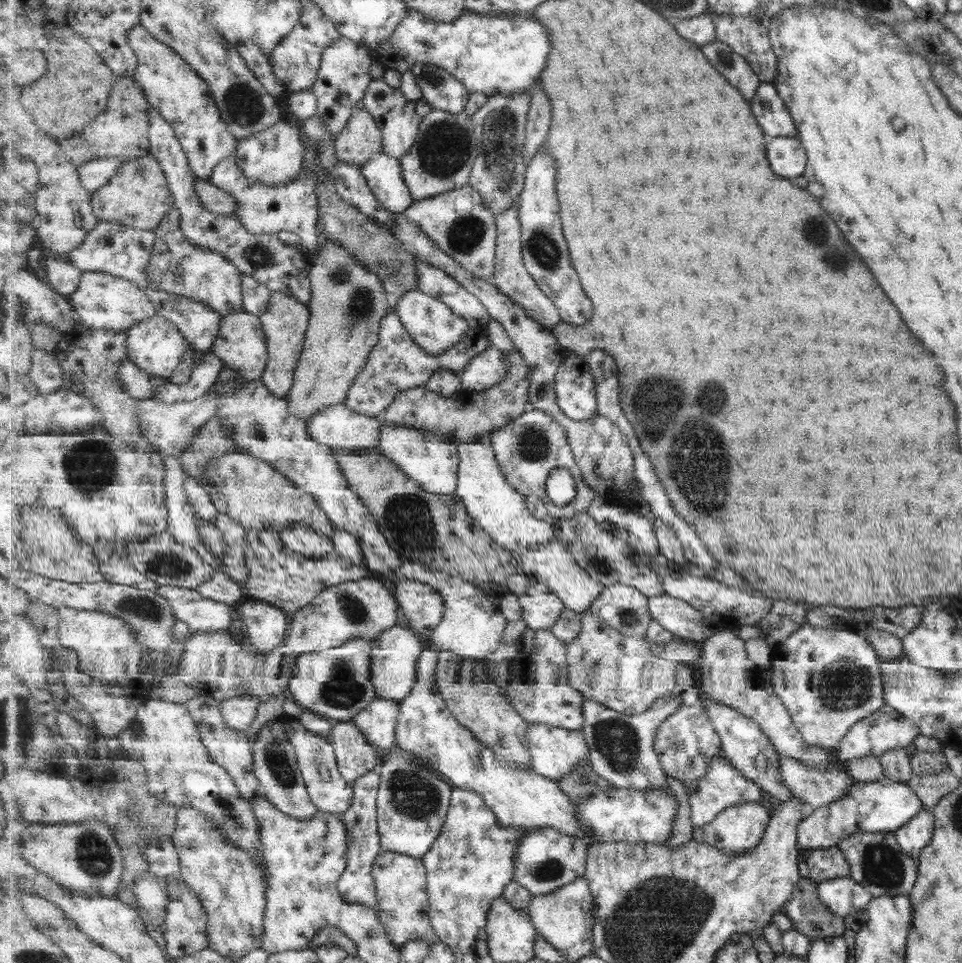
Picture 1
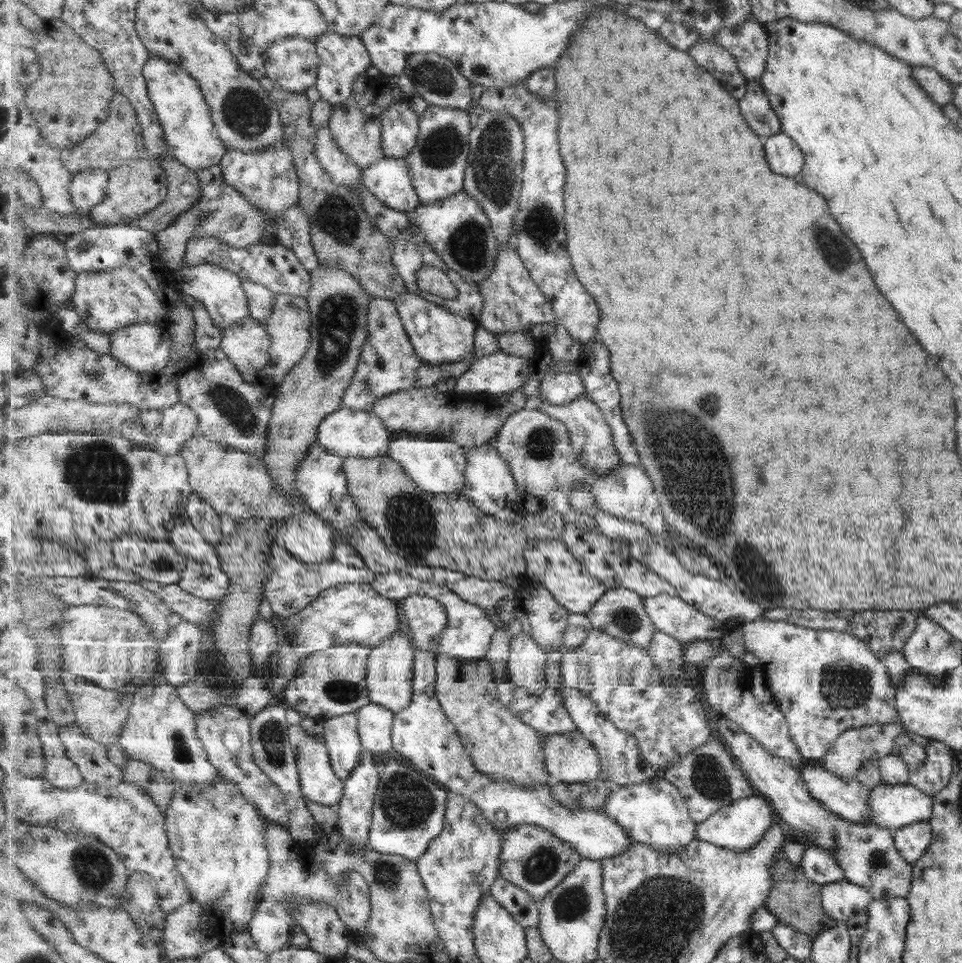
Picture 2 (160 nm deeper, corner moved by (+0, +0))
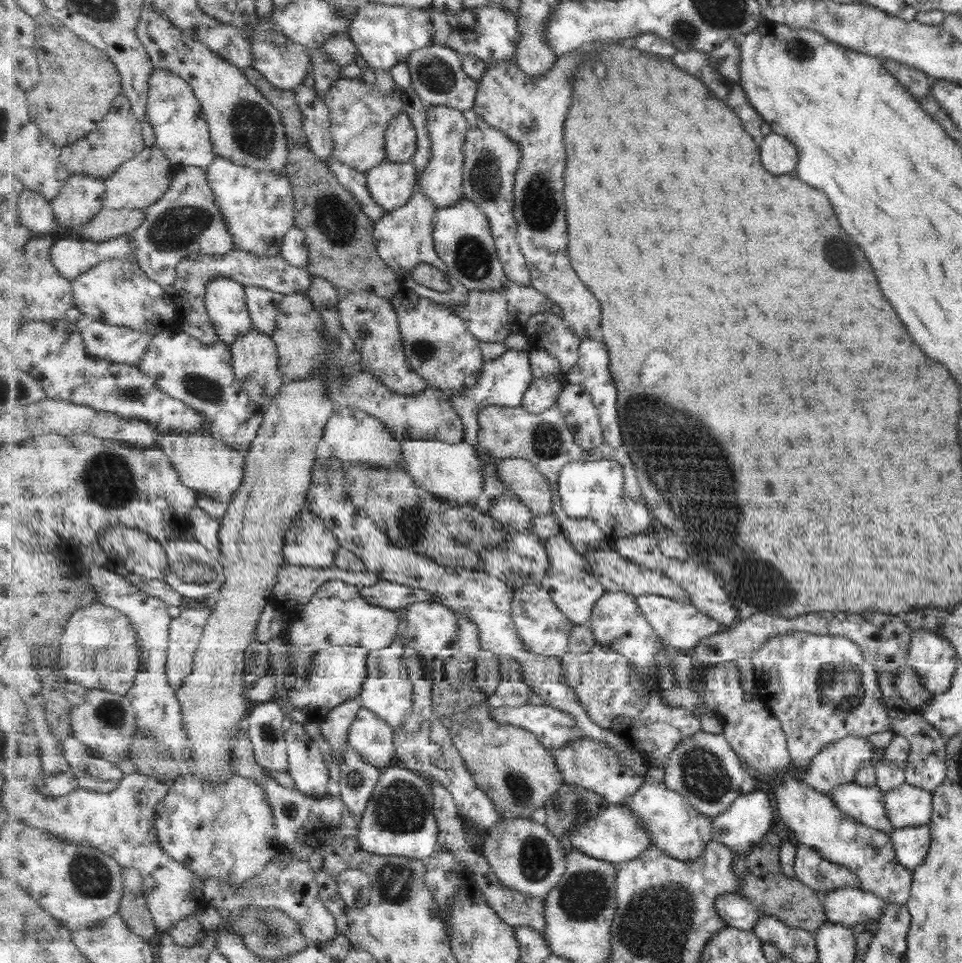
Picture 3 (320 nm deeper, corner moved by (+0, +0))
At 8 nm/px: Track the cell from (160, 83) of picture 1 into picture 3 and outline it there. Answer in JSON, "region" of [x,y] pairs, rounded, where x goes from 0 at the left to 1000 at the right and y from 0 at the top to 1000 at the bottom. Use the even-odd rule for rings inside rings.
{"region":[[[162,71],[158,75],[156,84],[156,94],[154,98],[154,114],[152,127],[156,129],[162,142],[162,154],[168,157],[168,160],[183,174],[192,172],[208,173],[213,177],[226,164],[226,158],[221,153],[221,147],[218,141],[218,133],[216,124],[213,120],[209,106],[201,96],[201,90],[191,81],[184,77],[180,77],[169,71]]]}

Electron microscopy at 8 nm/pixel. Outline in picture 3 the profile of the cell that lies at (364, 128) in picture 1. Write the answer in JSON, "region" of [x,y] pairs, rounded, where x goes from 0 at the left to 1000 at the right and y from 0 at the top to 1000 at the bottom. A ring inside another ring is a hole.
{"region":[[[383,70],[370,82],[352,80],[336,102],[345,119],[346,162],[377,179],[384,179],[402,166],[401,137],[409,123],[420,114],[420,93],[410,84],[405,74],[388,70]]]}

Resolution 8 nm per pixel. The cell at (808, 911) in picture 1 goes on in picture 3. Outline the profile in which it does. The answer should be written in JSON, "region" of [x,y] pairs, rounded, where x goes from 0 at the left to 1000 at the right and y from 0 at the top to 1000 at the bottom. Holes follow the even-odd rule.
{"region":[[[799,864],[793,876],[786,876],[777,887],[764,888],[763,904],[768,911],[770,929],[781,936],[791,948],[808,952],[820,962],[845,970],[849,963],[859,956],[854,944],[856,931],[831,916],[827,911],[822,913],[812,906],[810,885],[812,885],[812,870]]]}

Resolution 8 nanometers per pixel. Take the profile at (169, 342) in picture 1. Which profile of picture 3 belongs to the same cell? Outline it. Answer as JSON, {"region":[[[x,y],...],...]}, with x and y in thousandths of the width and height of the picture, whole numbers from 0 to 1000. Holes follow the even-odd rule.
{"region":[[[88,325],[79,335],[93,368],[135,379],[146,377],[160,348],[132,339],[117,339]]]}

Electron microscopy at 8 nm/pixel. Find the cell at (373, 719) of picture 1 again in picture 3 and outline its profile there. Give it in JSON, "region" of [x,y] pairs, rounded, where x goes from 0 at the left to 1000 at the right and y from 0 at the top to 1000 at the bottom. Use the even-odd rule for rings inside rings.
{"region":[[[376,735],[368,746],[362,772],[379,791],[394,800],[411,792],[412,761],[410,756],[389,739]]]}

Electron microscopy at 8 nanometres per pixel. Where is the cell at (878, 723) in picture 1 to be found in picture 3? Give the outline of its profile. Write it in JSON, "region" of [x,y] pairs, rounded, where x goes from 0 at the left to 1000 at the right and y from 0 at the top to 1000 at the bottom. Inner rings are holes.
{"region":[[[883,764],[874,766],[872,769],[858,775],[844,788],[843,793],[832,802],[832,809],[845,820],[861,826],[863,820],[866,820],[869,816],[886,812],[887,807],[890,806],[890,799],[896,795],[899,790],[909,790],[913,783],[910,781],[909,775],[902,768],[899,768],[899,765]]]}

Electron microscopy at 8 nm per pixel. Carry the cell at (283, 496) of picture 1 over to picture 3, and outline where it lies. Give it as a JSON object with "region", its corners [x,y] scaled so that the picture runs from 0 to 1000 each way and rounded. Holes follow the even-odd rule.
{"region":[[[168,450],[164,453],[163,465],[170,467],[179,483],[187,492],[188,501],[205,510],[207,515],[238,523],[254,499],[256,472],[237,463],[234,458],[219,451]]]}

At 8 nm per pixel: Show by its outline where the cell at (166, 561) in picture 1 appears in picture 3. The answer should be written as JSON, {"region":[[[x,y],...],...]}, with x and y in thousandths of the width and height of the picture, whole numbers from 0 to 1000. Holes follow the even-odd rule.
{"region":[[[126,545],[109,550],[104,566],[129,595],[169,602],[177,583],[170,567],[151,551]]]}

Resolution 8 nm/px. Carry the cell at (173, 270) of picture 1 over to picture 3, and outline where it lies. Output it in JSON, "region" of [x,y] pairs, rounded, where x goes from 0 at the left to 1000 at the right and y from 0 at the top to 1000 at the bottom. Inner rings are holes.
{"region":[[[235,288],[217,292],[214,321],[230,354],[241,357],[262,342],[256,298]]]}

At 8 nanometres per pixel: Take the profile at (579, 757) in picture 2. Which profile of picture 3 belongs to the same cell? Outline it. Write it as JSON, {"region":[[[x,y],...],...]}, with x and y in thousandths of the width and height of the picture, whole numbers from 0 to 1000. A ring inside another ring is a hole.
{"region":[[[612,765],[596,768],[586,777],[577,777],[574,779],[574,783],[579,798],[586,804],[588,813],[598,814],[629,827],[631,833],[635,833],[635,835],[651,835],[673,810],[672,807],[652,798],[650,789],[646,789],[646,785],[631,772]]]}

